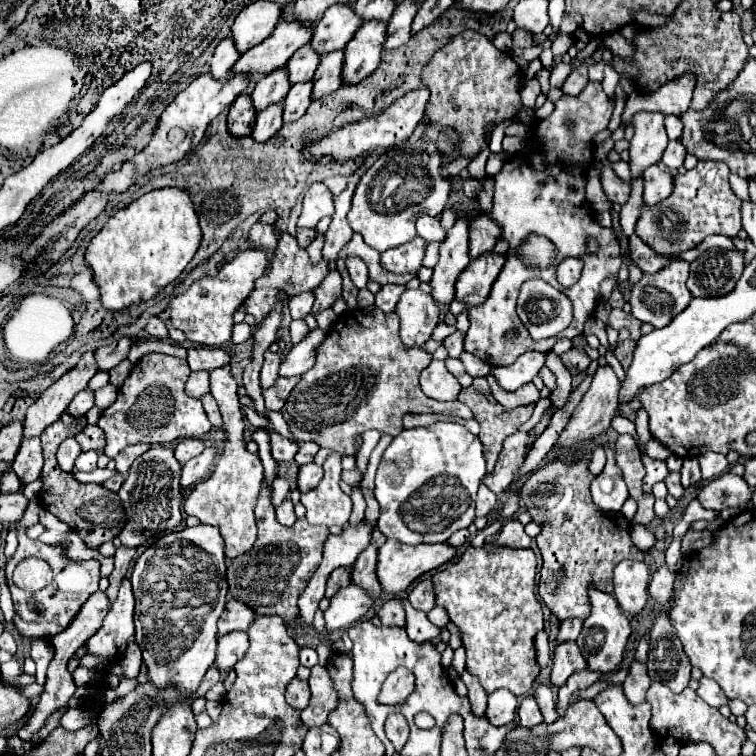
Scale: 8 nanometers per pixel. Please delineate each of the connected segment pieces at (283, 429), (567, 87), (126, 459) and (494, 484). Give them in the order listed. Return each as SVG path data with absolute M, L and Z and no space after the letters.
M269 412L269 420L271 420L271 424L273 424L275 432L279 432L281 436L287 436L291 442L297 442L297 440L291 436L289 426L287 426L287 422L285 422L285 418L283 418L279 412Z
M581 64L575 70L571 70L571 74L567 76L567 80L561 86L561 90L565 94L569 94L569 96L577 96L577 94L583 92L583 88L587 86L587 82L589 82L589 78L587 78L587 66Z
M133 444L133 446L127 446L127 448L121 450L121 452L117 454L117 458L115 458L117 470L119 470L121 474L125 474L125 472L131 468L133 460L135 460L137 456L141 456L143 452L147 452L147 450L149 450L149 444Z
M515 432L511 436L507 436L503 442L503 452L499 454L499 460L497 460L493 472L485 474L483 484L497 496L507 490L519 464L525 460L525 456L527 456L527 452L523 452L523 448L527 448L525 442L527 442L527 432Z

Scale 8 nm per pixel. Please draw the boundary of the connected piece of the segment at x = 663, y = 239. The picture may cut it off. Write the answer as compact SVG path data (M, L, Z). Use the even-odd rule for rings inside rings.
M701 160L693 170L677 174L673 194L655 206L643 204L635 226L635 234L665 258L677 258L679 254L699 246L711 234L735 238L739 230L741 200L729 186L729 166L719 160Z

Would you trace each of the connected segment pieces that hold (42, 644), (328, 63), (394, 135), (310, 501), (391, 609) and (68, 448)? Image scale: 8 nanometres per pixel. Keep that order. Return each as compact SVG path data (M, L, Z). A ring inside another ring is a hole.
M37 640L31 644L31 658L37 664L37 684L45 684L45 672L47 672L47 664L51 662L53 656L53 648L47 640Z
M333 50L327 56L321 58L321 64L313 76L313 98L321 98L325 94L335 92L343 82L341 82L341 72L343 72L343 62L345 62L345 52L343 50Z
M425 86L419 90L411 90L405 96L401 96L399 100L395 100L389 108L385 108L379 116L375 116L371 120L361 120L361 124L349 124L347 128L339 128L339 130L331 132L331 136L319 140L319 144L309 144L305 148L305 156L333 158L333 160L343 162L343 160L349 160L355 156L363 156L363 154L371 152L373 148L399 146L401 142L405 142L413 134L417 124L423 120L429 94L431 94L429 88L425 88Z
M331 452L323 464L325 476L317 488L307 494L301 494L301 502L307 508L305 518L309 524L323 526L345 526L351 514L351 498L341 492L341 456L339 452Z
M389 600L381 606L379 610L379 620L383 626L397 626L397 628L405 628L405 608L399 600Z
M67 438L61 442L59 450L57 450L57 462L61 466L63 472L73 472L75 470L75 460L81 454L81 448L77 444L75 438Z

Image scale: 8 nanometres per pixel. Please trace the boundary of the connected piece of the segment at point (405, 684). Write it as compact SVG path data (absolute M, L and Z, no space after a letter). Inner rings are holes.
M397 668L393 670L379 692L377 702L379 704L399 704L403 702L411 692L415 690L415 676L407 668Z

